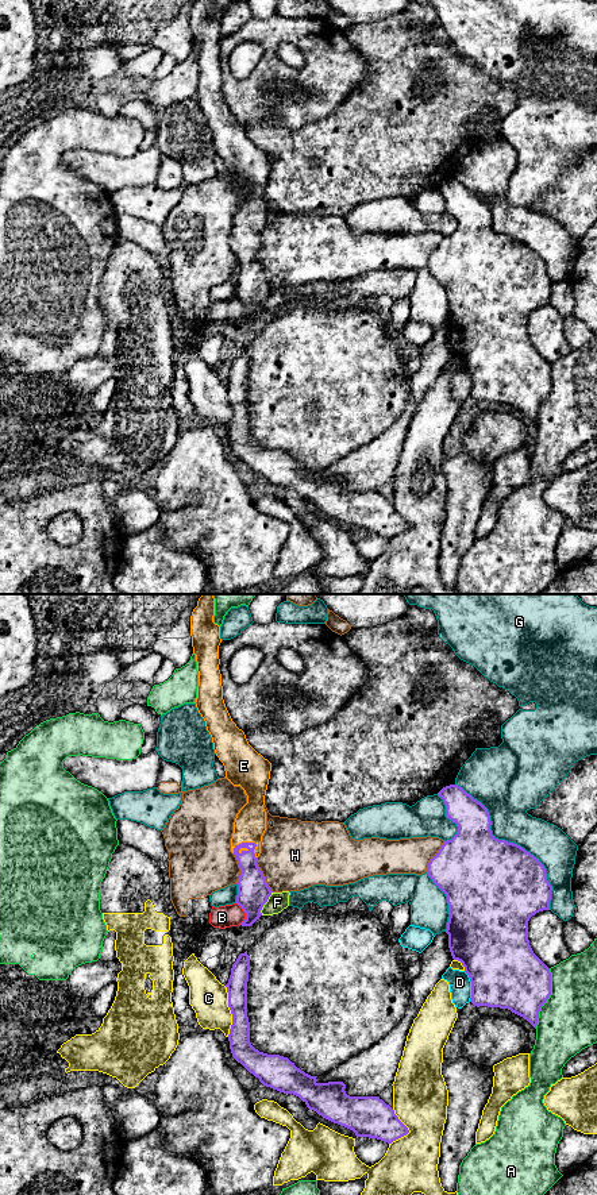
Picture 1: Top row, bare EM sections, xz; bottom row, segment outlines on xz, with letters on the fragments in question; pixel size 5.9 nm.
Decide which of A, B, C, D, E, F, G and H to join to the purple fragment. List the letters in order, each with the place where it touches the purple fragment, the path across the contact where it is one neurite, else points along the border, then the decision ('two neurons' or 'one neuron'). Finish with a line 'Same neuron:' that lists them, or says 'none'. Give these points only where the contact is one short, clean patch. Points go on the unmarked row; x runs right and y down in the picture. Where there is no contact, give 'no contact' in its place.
A: contact xz (549, 392); two neurons
B: contact xz (245, 307); border xz (237, 297), (245, 308), (245, 315), (241, 319); two neurons
C: contact xz (231, 407); two neurons
D: contact xz (472, 381); border xz (463, 366), (470, 377), (470, 396); two neurons
E: contact xz (243, 238); way xz (251, 278), (249, 245), (243, 238), (250, 219); one neuron
F: contact xz (265, 297); border xz (272, 286), (261, 309); two neurons
G: contact xz (512, 238); two neurons
H: contact xz (262, 270); two neurons
Same neuron: E

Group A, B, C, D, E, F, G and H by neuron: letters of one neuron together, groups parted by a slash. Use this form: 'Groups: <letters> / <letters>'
Groups: A / B D F G / C / E / H

